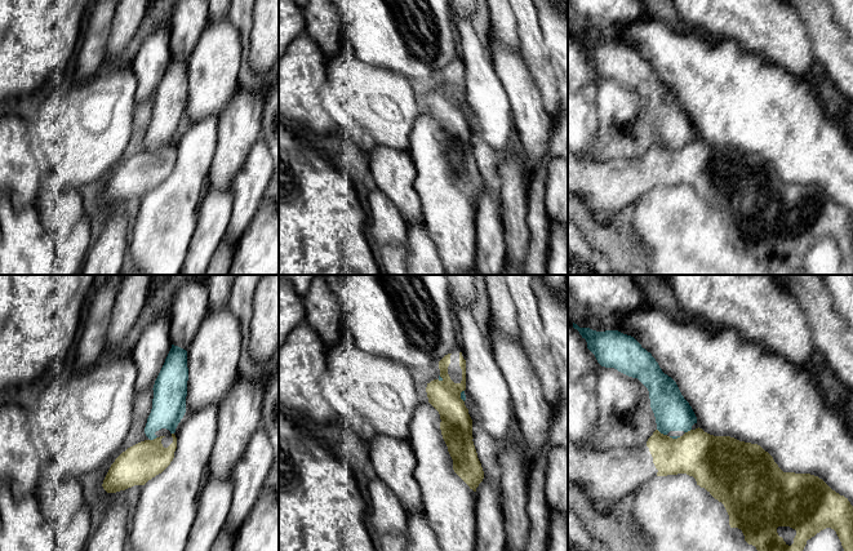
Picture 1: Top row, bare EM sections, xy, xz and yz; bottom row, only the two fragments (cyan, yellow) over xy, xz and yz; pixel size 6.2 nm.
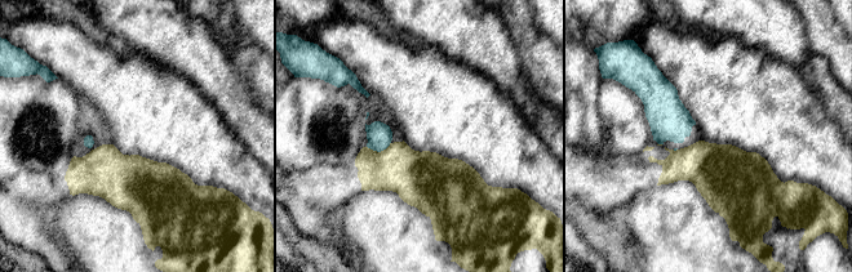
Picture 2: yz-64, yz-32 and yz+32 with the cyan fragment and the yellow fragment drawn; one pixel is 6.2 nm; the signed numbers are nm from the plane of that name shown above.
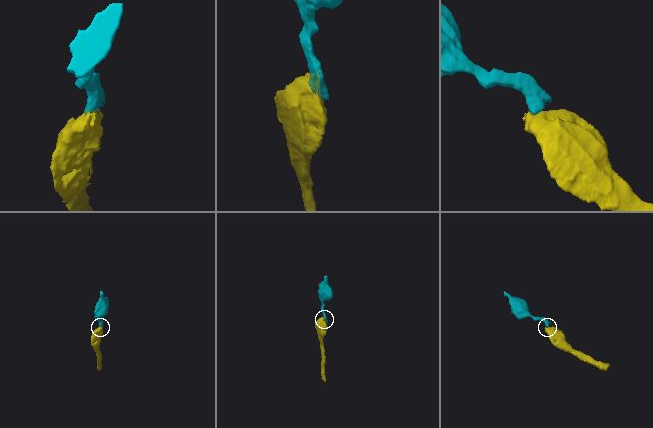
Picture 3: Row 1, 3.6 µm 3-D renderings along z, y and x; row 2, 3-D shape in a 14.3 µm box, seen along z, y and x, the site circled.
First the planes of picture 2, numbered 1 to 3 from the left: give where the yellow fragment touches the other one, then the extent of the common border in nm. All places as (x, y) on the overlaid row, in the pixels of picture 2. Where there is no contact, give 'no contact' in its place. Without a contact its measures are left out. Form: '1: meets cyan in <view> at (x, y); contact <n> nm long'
1: no contact
2: meets cyan in yz-32 at (378, 151); contact 160 nm long
3: meets cyan in yz+32 at (674, 150); contact 30 nm long

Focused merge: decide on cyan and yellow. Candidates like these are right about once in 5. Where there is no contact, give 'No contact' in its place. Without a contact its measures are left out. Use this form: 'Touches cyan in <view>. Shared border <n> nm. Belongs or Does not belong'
Touches cyan in yz. Shared border 80 nm. Does not belong

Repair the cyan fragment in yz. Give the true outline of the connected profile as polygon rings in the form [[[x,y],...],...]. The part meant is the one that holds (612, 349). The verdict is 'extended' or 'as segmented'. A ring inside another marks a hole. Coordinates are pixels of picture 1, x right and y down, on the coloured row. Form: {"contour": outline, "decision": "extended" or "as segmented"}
{"contour": [[[574,323],[573,328],[586,339],[587,348],[601,366],[614,368],[637,378],[648,388],[650,408],[661,434],[692,430],[697,423],[692,406],[681,395],[676,382],[662,372],[652,354],[634,337],[618,330],[596,332],[579,328]]], "decision": "as segmented"}

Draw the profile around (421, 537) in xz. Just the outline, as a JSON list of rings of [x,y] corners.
[[[422,511],[409,515],[405,534],[408,538],[405,551],[441,551],[436,536]]]

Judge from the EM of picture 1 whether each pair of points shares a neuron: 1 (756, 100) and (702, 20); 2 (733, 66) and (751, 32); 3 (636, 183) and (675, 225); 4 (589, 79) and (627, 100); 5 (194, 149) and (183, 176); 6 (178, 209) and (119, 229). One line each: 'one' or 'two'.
1: two
2: two
3: two
4: two
5: one
6: two

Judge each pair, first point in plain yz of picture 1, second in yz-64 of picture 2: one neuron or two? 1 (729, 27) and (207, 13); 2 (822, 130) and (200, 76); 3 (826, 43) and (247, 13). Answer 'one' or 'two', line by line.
1: two
2: two
3: two

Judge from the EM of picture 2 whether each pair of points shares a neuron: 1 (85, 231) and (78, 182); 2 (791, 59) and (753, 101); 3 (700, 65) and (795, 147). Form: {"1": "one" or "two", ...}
{"1": "two", "2": "two", "3": "one"}

